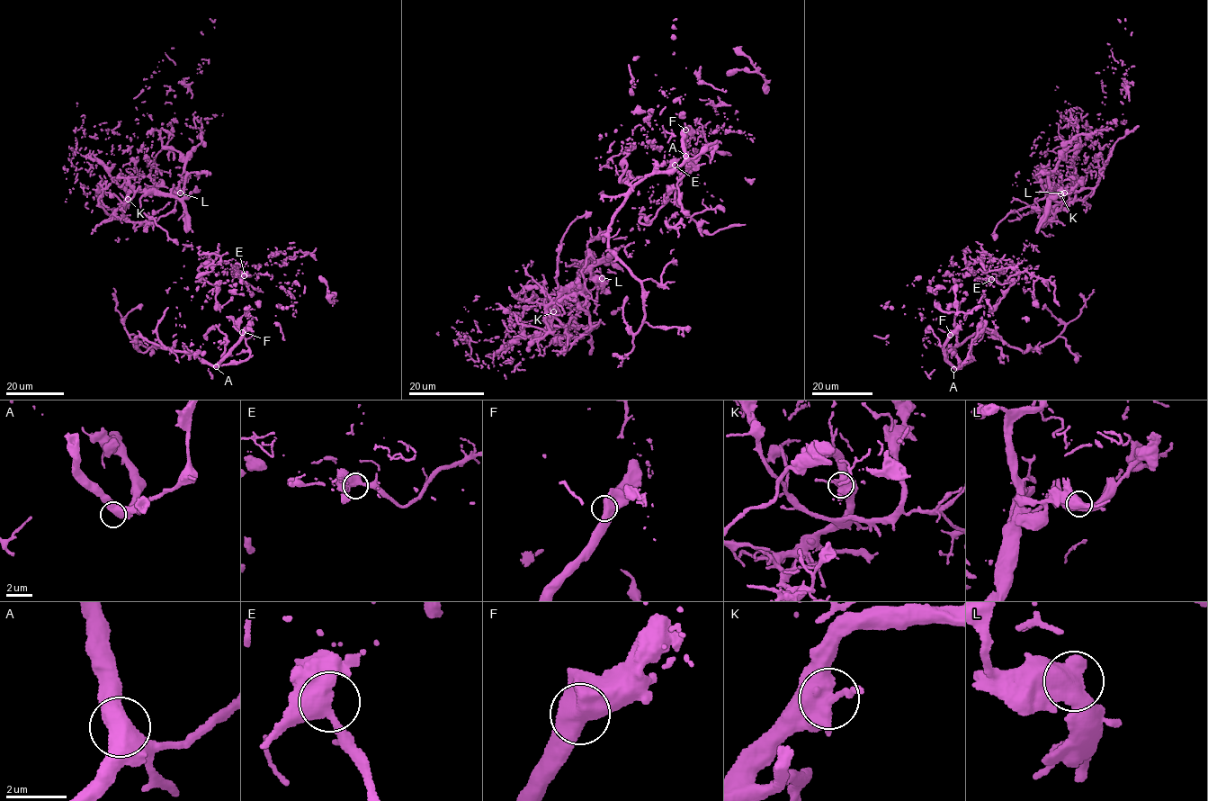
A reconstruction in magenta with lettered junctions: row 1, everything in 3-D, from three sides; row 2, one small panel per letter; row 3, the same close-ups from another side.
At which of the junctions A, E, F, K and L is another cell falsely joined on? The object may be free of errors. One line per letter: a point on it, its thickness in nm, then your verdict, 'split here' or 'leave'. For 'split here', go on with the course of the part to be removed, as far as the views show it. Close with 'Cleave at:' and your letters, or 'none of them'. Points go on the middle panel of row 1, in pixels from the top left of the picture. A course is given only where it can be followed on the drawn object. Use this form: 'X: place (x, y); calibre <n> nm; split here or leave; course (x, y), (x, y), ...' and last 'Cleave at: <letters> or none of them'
A: place (685, 156); calibre 600 nm; leave
E: place (675, 165); calibre 600 nm; leave
F: place (685, 130); calibre 550 nm; leave
K: place (553, 311); calibre 600 nm; split here; course (553, 312), (558, 300), (538, 344), (550, 341), (522, 370), (472, 359), (468, 311)
L: place (602, 278); calibre 550 nm; leave
Cleave at: K

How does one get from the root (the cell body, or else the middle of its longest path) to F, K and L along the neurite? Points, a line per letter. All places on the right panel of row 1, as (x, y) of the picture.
F: (1013, 265), (1017, 279), (984, 319), (960, 368), (945, 357), (944, 346), (950, 335)
K: (1013, 265), (1011, 259), (1018, 258), (1036, 233), (1054, 187), (1059, 185), (1060, 193)
L: (1013, 265), (1011, 259), (1018, 258), (1036, 233), (1051, 195), (1064, 193)

